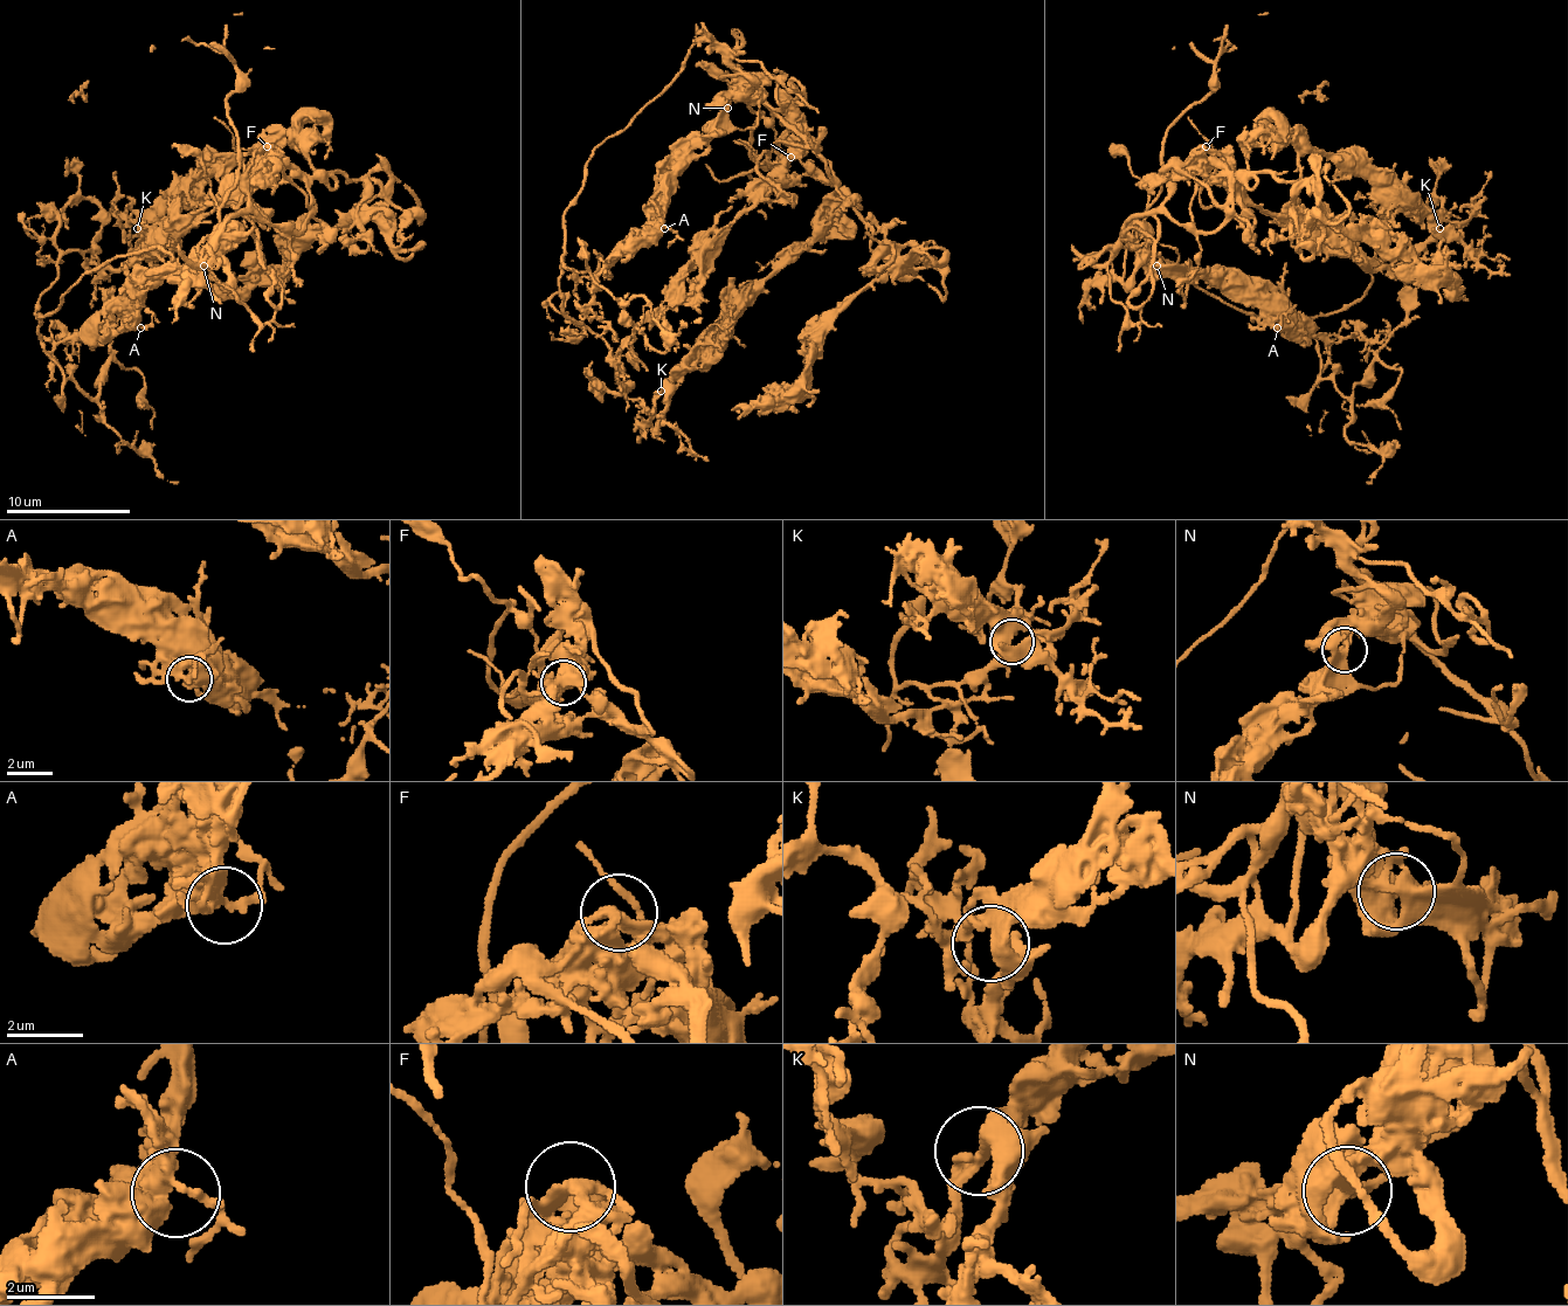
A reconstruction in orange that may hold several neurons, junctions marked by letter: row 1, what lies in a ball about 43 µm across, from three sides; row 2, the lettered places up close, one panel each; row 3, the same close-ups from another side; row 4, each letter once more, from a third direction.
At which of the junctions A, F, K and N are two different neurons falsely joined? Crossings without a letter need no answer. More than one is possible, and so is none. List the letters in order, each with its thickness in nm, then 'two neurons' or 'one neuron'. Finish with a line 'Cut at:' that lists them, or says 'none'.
A: calibre 280 nm; one neuron
F: calibre 280 nm; one neuron
K: calibre 400 nm; one neuron
N: calibre 320 nm; one neuron
Cut at: none

